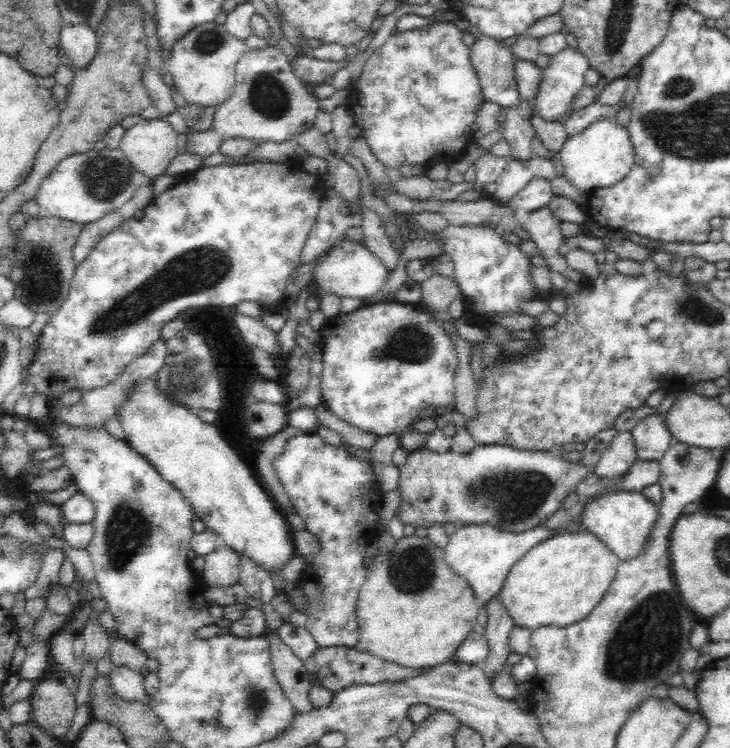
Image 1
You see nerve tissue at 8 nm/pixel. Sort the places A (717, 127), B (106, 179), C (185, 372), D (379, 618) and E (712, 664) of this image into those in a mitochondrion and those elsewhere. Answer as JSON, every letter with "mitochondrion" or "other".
{"A":"mitochondrion","B":"mitochondrion","C":"mitochondrion","D":"other","E":"other"}

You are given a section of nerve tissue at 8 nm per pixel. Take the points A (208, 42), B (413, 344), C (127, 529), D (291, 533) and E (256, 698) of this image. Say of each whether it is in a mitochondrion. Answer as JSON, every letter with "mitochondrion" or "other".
{"A":"mitochondrion","B":"mitochondrion","C":"mitochondrion","D":"other","E":"mitochondrion"}

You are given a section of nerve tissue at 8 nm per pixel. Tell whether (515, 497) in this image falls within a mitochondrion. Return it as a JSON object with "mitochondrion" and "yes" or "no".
{"mitochondrion":"yes"}

